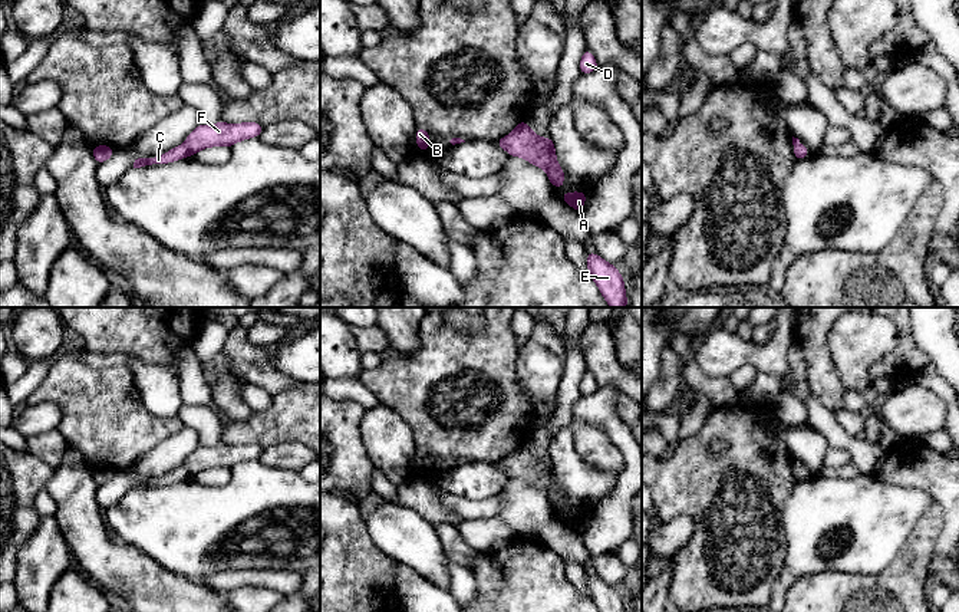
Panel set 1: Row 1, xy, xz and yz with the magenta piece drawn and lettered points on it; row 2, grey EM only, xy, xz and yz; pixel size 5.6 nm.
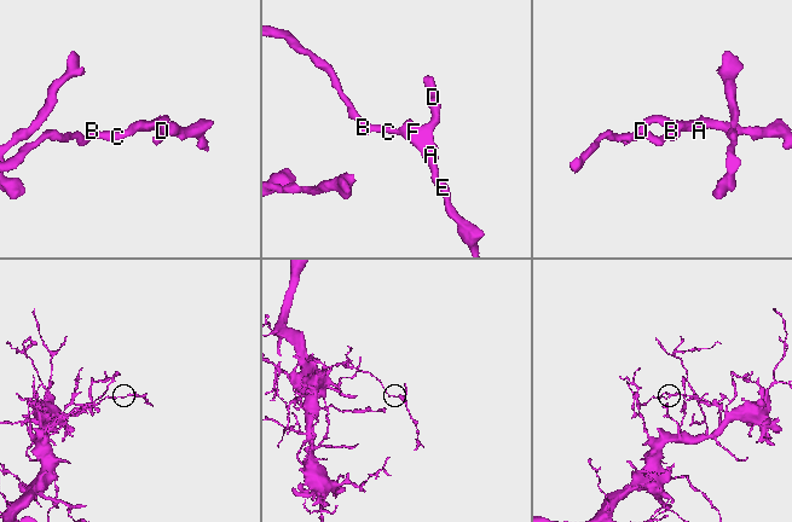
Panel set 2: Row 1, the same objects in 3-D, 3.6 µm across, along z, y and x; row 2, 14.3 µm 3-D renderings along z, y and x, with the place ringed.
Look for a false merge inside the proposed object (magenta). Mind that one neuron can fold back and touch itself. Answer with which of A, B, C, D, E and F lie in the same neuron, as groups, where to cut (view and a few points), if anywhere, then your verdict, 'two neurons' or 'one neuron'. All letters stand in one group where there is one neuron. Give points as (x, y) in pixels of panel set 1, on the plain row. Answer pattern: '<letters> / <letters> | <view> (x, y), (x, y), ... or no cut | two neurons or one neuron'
A B C D E F | no cut | one neuron

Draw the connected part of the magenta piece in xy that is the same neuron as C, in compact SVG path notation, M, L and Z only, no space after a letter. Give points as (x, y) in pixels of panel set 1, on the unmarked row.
M223 442L214 447L200 445L187 460L182 467L178 467L168 474L152 478L138 480L134 484L134 490L169 486L187 478L194 478L200 471L211 468L230 468L238 463L248 460L257 460L261 457L264 448L258 444L243 444L243 445L225 445Z

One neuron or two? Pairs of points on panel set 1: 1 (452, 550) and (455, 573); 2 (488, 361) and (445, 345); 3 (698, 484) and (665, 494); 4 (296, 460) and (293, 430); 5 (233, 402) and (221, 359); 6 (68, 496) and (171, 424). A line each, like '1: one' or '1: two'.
1: two
2: one
3: one
4: two
5: one
6: two

